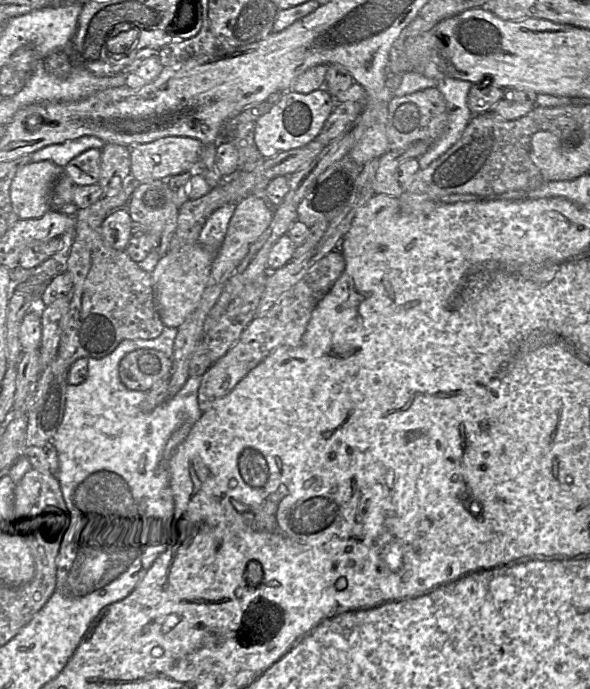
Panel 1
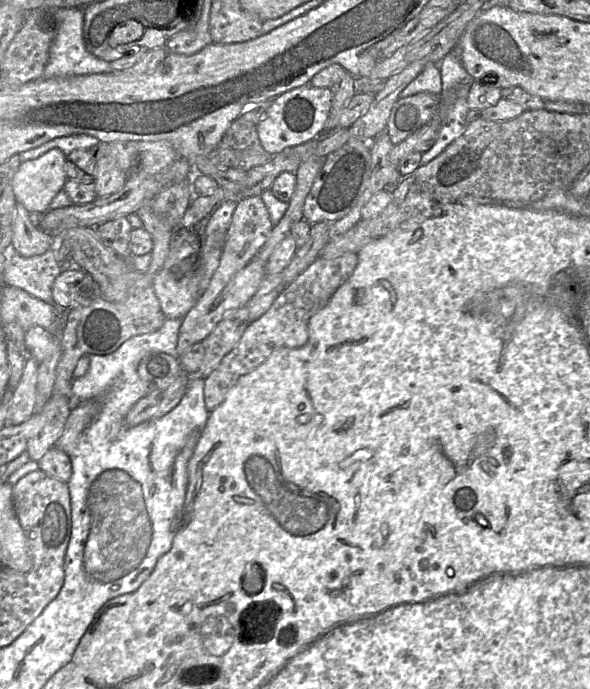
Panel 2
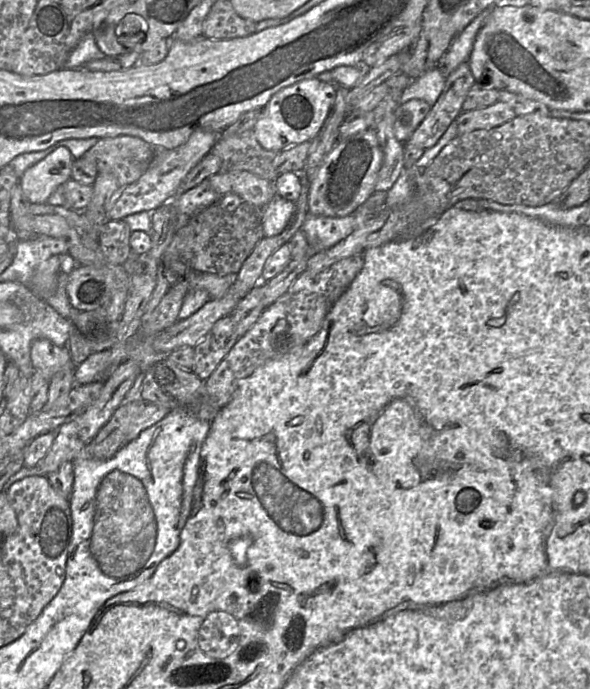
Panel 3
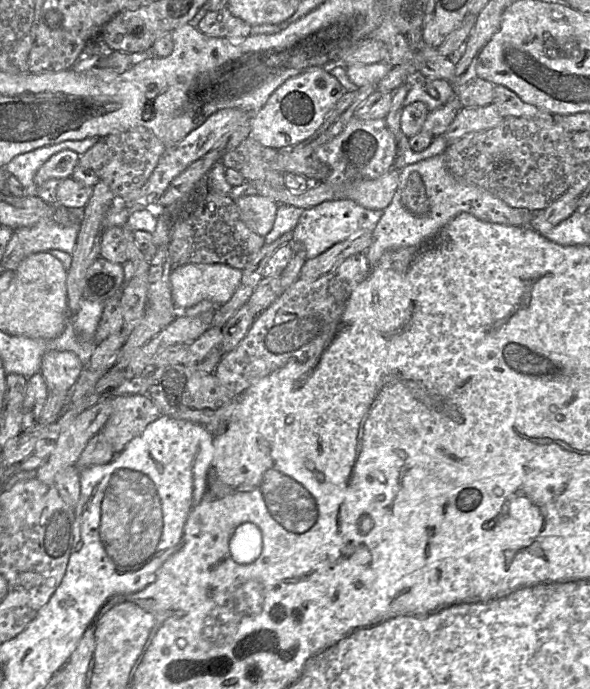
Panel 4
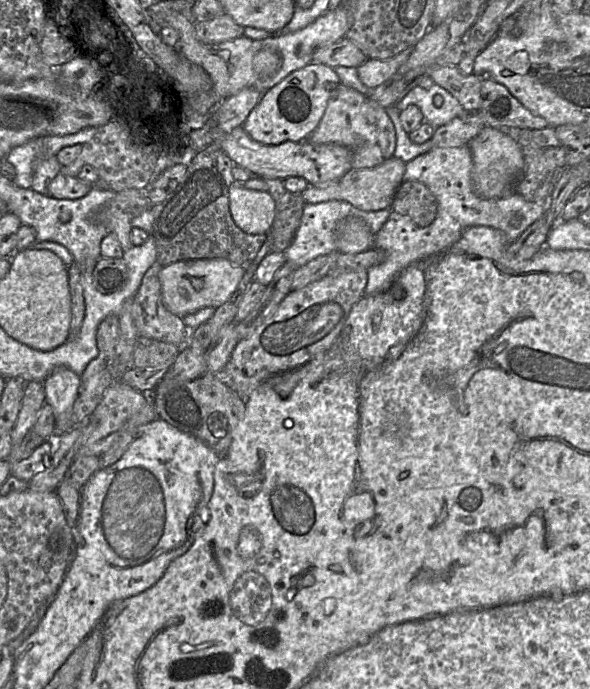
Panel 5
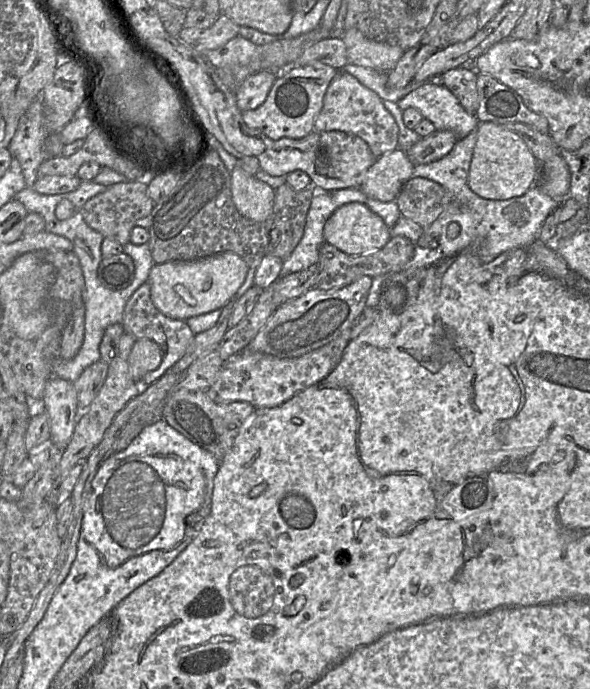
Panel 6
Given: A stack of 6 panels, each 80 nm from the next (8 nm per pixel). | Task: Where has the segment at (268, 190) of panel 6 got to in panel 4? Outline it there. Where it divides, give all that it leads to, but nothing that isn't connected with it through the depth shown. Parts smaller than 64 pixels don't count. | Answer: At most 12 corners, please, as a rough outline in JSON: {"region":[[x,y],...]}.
{"region":[[261,195],[234,200],[240,220],[264,237],[278,205]]}

